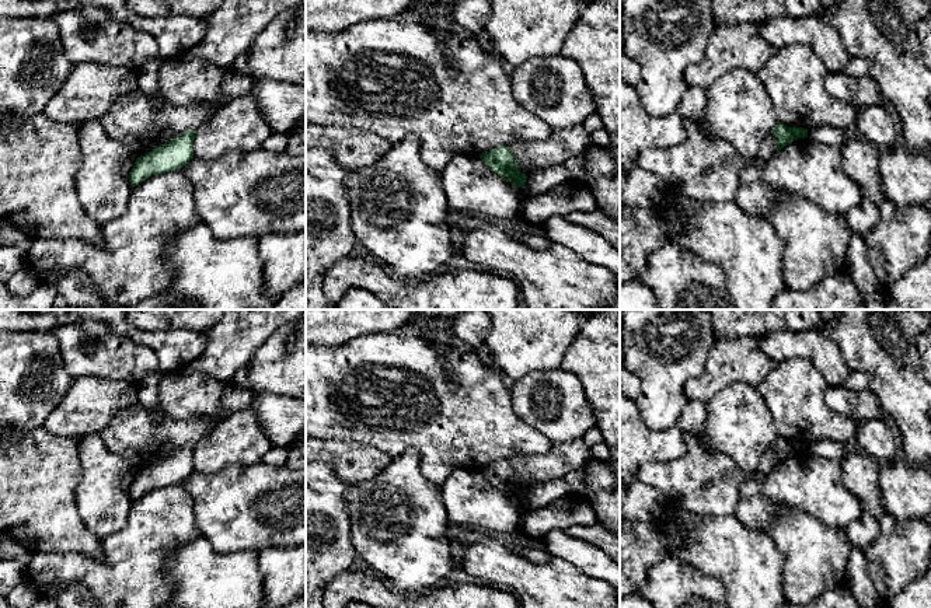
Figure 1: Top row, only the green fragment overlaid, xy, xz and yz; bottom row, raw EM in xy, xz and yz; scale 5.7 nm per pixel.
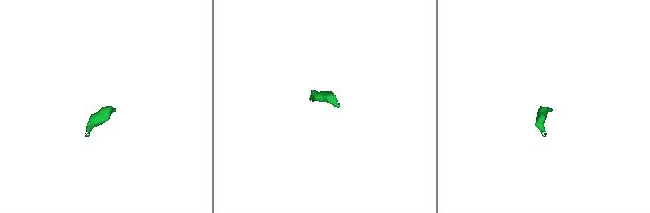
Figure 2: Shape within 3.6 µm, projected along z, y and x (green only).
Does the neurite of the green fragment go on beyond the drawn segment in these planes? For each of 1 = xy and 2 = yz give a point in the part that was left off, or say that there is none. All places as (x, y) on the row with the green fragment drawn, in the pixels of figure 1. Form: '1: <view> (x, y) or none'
1: none
2: none

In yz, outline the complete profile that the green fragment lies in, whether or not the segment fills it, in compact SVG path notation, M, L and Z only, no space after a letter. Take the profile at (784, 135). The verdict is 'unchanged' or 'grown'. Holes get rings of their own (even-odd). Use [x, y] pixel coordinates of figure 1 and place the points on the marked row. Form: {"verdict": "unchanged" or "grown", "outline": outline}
{"verdict": "unchanged", "outline": "M777 122L773 129L775 136L775 150L777 153L787 146L789 141L808 137L808 130L803 127L788 127L784 123Z"}

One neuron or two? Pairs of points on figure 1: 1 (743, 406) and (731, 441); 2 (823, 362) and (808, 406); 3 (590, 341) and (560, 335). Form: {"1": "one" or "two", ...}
{"1": "one", "2": "two", "3": "two"}

